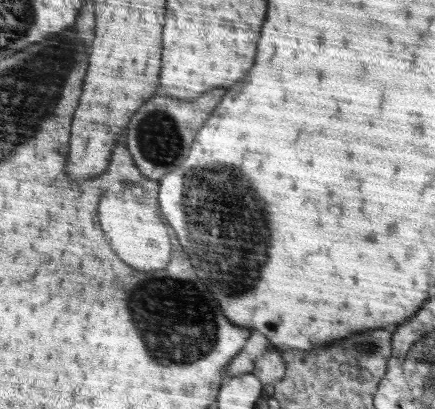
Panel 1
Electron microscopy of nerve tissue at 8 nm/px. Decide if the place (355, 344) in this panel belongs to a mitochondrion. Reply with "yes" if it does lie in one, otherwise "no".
yes

